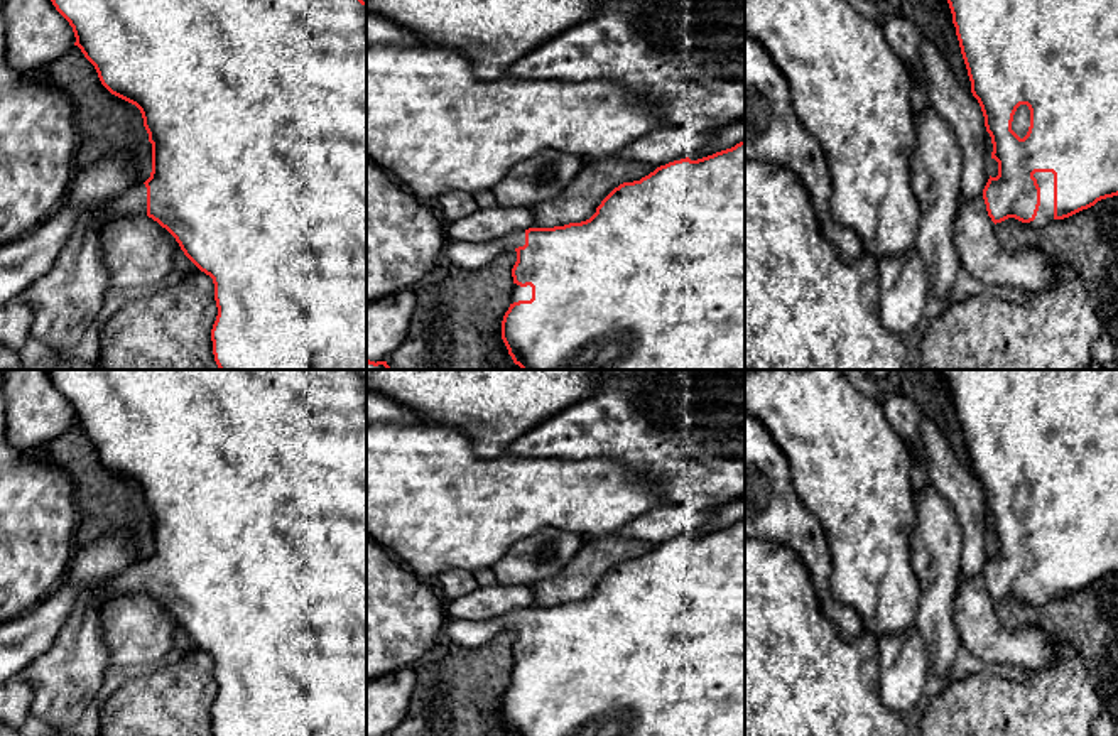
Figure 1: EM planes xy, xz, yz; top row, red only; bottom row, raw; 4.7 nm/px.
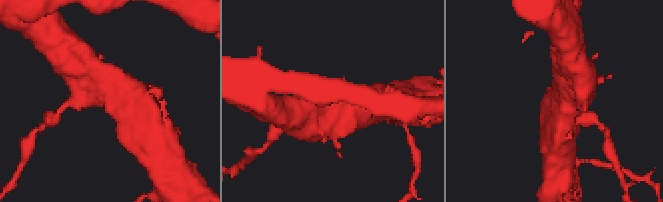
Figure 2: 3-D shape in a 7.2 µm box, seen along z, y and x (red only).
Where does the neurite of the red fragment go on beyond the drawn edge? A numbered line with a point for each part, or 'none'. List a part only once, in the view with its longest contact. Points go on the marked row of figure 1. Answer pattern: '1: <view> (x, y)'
1: xy (134, 201)
2: yz (1044, 216)

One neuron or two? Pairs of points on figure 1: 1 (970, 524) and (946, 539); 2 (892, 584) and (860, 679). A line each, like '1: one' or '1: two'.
1: two
2: two

